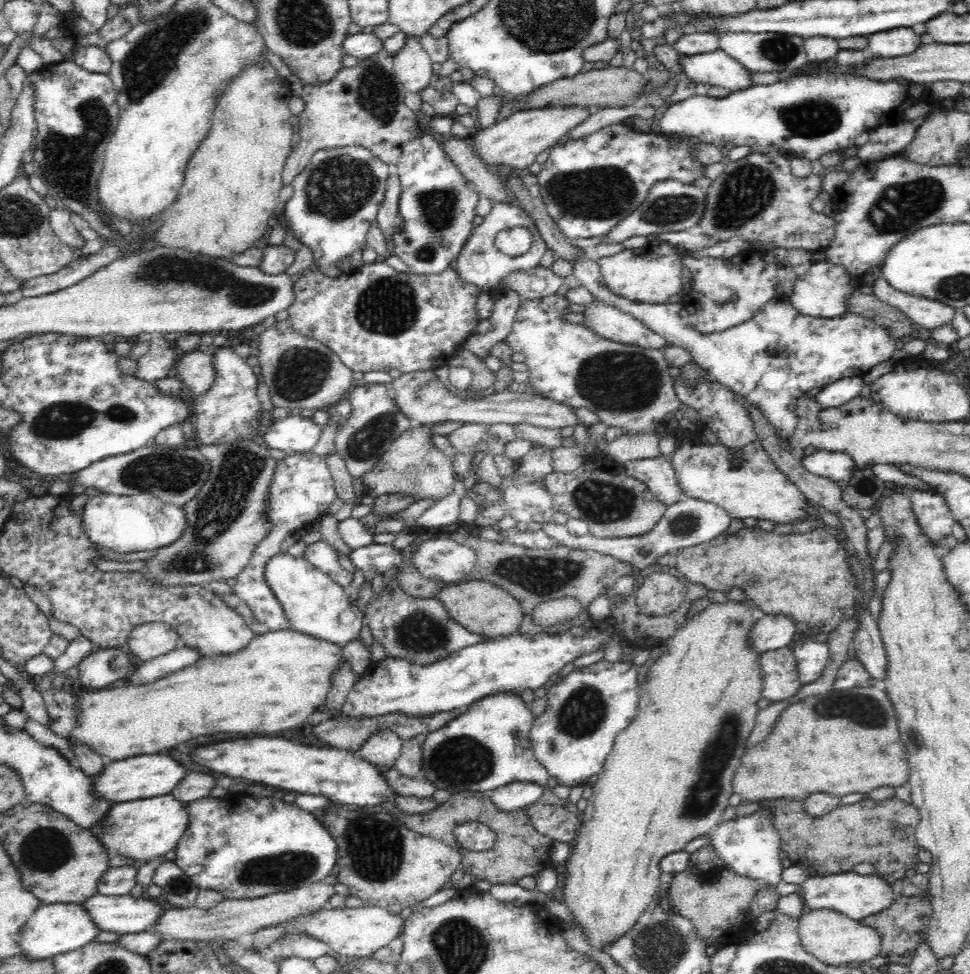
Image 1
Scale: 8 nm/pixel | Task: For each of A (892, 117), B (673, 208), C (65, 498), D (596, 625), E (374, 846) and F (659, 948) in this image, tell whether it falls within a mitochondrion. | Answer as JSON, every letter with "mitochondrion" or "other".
{"A":"other","B":"mitochondrion","C":"other","D":"other","E":"mitochondrion","F":"mitochondrion"}

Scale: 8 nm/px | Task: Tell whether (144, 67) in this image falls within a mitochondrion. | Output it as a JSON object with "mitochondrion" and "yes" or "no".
{"mitochondrion":"yes"}

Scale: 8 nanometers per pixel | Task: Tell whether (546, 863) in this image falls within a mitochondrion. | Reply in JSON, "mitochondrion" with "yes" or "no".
{"mitochondrion":"no"}

